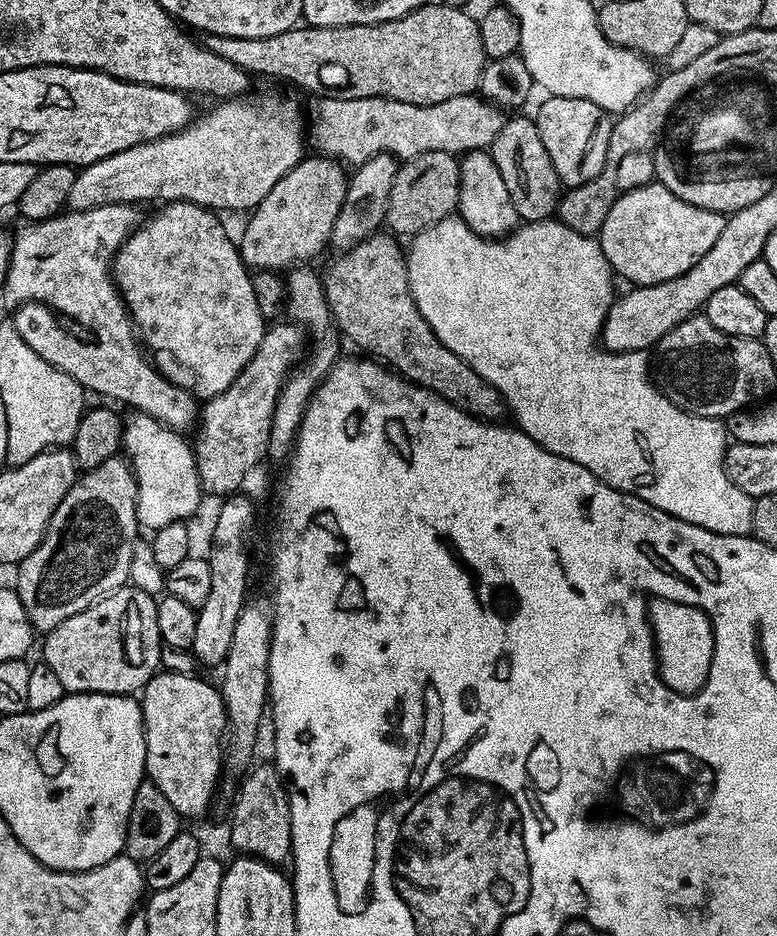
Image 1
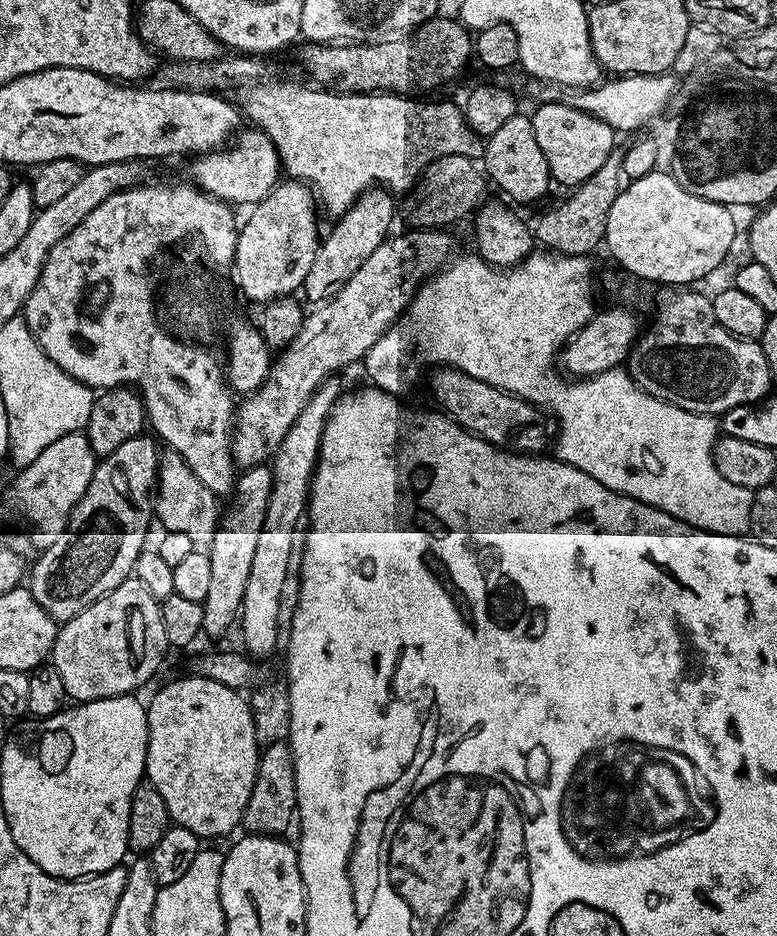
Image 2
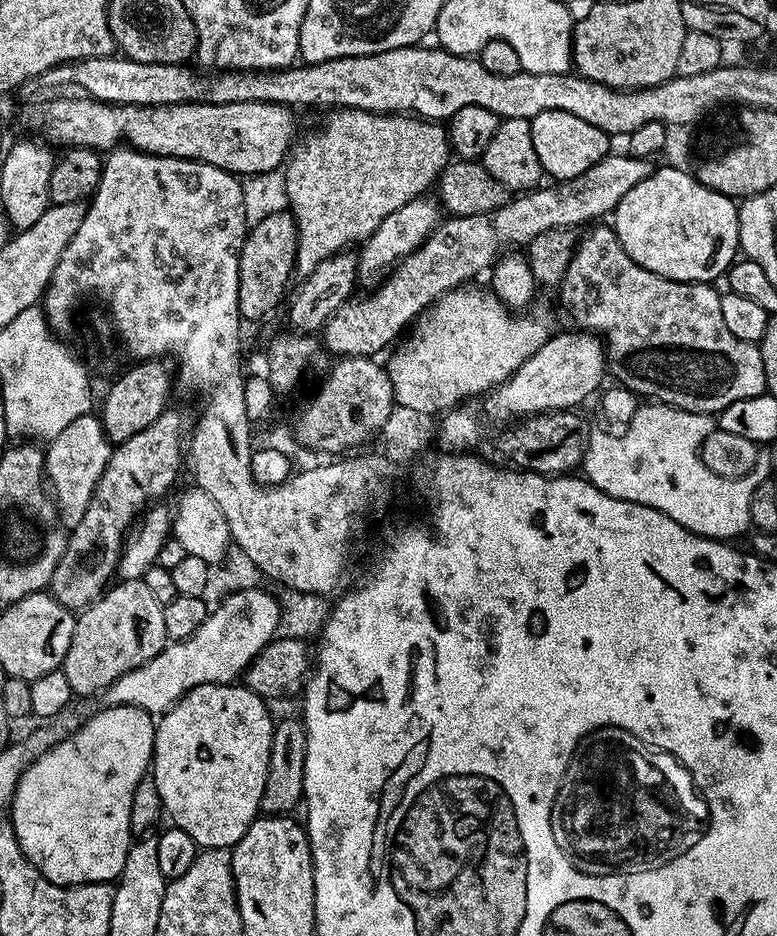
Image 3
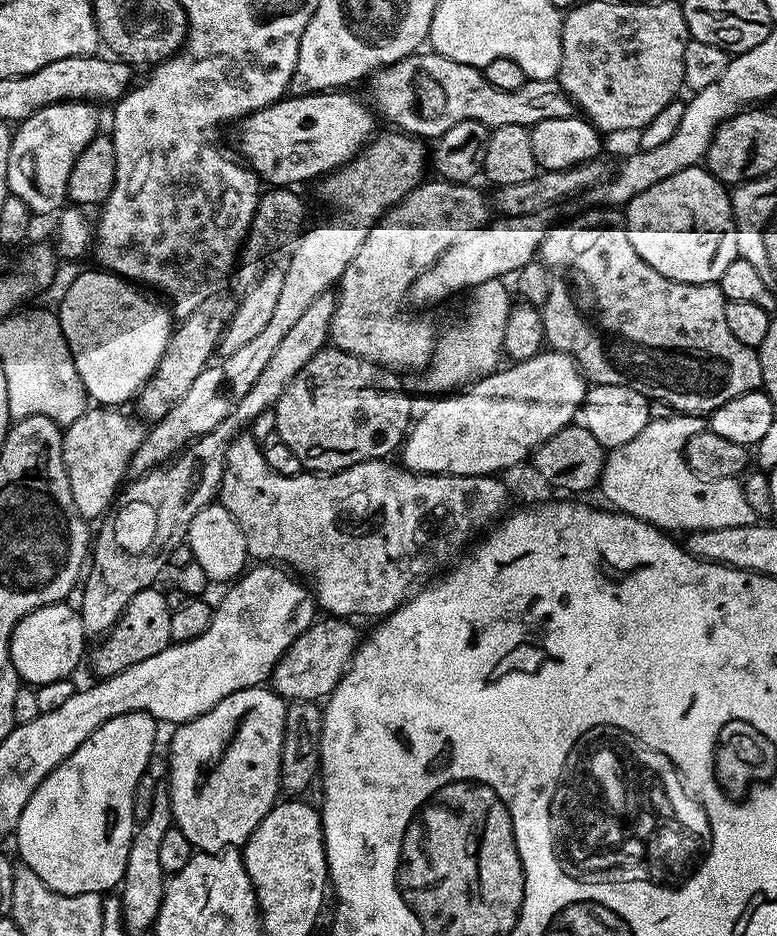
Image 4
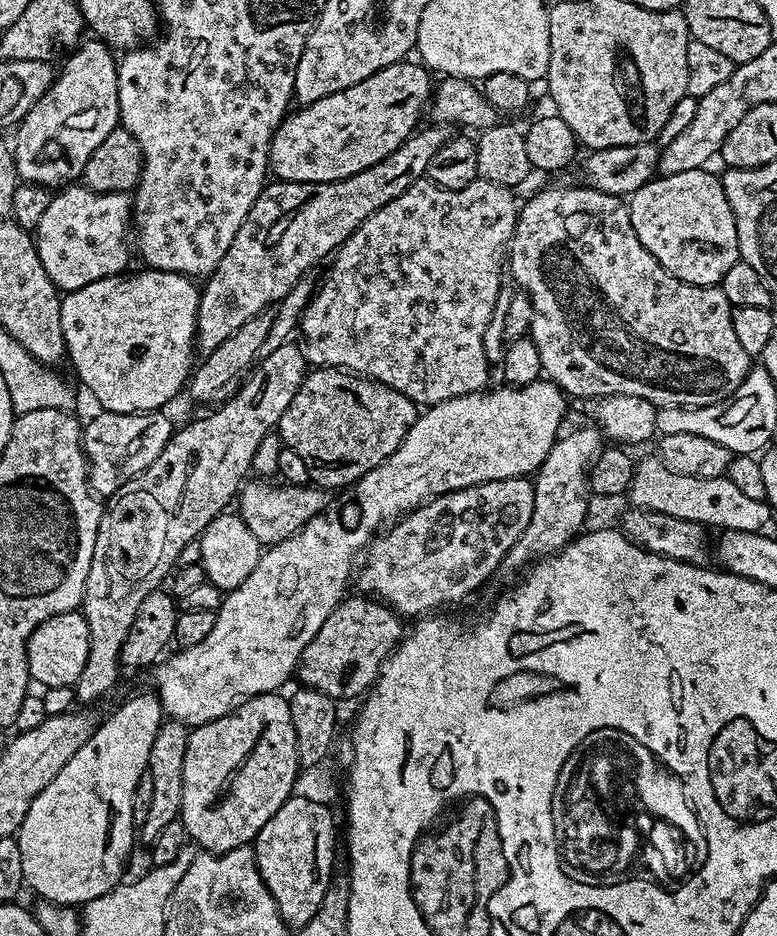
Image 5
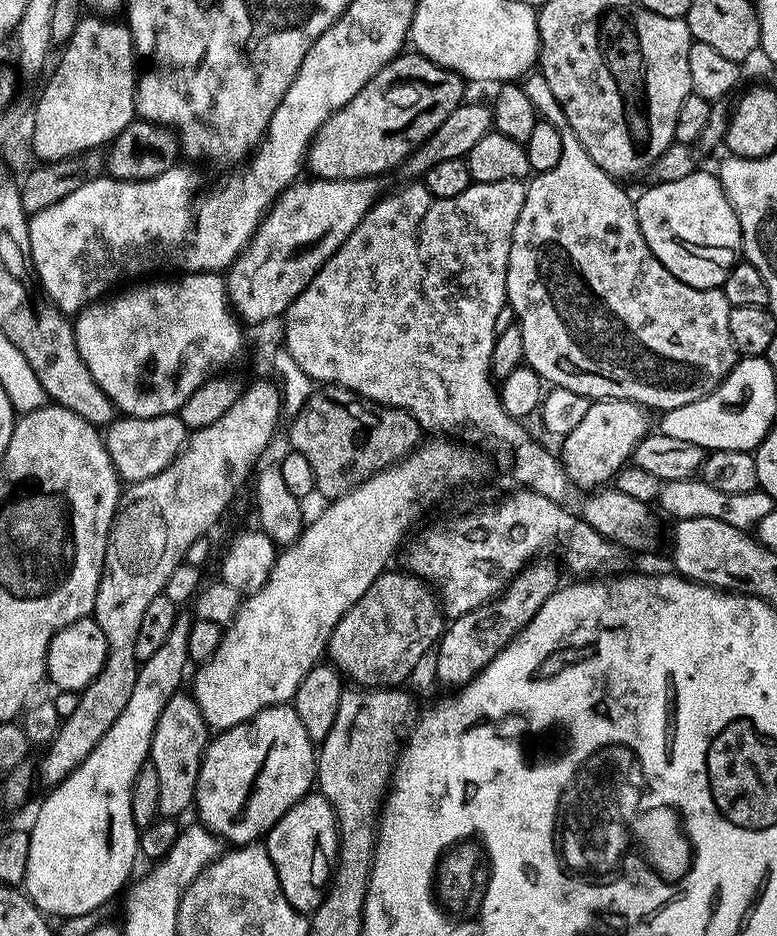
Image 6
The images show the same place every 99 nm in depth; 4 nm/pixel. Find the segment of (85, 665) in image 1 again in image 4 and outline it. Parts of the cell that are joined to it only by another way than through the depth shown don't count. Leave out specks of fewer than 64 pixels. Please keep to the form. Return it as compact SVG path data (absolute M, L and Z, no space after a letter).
M159 587L144 588L138 594L134 594L134 598L129 602L128 609L120 616L120 620L110 629L109 632L99 641L100 644L96 649L91 649L90 660L92 656L92 668L97 673L97 677L113 676L122 670L126 670L126 666L134 666L134 662L142 662L142 658L154 658L154 654L158 654L163 648L167 648L173 643L170 638L170 614L172 609L168 606L168 597L163 591L159 592Z

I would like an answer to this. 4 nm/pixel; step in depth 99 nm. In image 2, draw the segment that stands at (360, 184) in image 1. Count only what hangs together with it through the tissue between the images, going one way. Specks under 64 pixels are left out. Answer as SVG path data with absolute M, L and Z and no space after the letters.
M373 186L365 190L365 192L356 199L354 206L350 206L350 210L346 210L346 214L335 217L333 224L336 225L334 225L329 232L327 229L327 231L323 233L320 248L314 254L314 262L311 264L310 270L304 279L302 296L305 301L313 300L311 303L319 306L323 304L325 300L329 300L331 296L336 296L338 290L344 288L345 282L350 278L354 278L354 273L358 270L358 266L362 266L362 262L366 262L366 258L370 258L370 254L374 254L374 250L378 250L378 246L382 246L382 242L387 240L393 231L392 219L396 216L396 208L398 212L397 201L395 204L392 200L395 199L388 189Z

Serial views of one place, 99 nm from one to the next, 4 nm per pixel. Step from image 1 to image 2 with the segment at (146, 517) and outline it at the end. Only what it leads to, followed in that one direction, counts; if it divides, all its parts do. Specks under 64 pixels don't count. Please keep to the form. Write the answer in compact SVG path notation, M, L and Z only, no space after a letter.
M168 450L160 457L160 470L156 477L154 489L154 516L160 520L164 532L186 534L193 545L207 546L214 538L218 527L218 508L216 512L217 493L206 490L202 482L186 466L186 462L174 451Z

